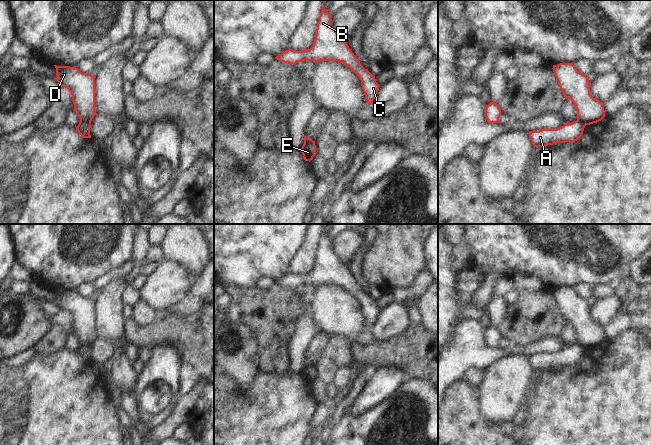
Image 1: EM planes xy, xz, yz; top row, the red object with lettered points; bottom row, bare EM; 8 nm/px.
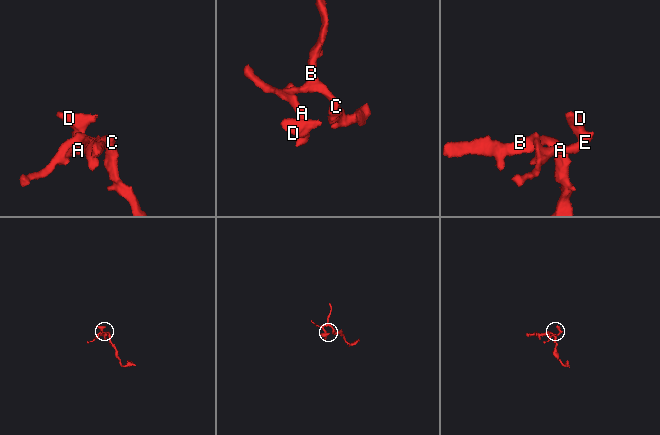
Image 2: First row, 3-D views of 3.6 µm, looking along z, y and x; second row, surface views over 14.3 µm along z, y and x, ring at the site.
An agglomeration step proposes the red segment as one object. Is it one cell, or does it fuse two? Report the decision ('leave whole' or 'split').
split

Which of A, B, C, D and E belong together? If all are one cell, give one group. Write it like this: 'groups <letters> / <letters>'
groups A B C / D E

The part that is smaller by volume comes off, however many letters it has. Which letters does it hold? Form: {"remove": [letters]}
{"remove": ["D", "E"]}

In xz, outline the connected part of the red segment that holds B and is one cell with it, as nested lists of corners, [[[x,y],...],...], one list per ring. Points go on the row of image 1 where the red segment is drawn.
[[[322,7],[322,11],[315,31],[315,39],[310,49],[294,51],[288,49],[275,59],[295,65],[297,62],[338,61],[351,69],[361,80],[361,86],[368,105],[370,105],[379,91],[379,85],[368,69],[365,69],[357,57],[331,25],[331,17],[328,9]]]

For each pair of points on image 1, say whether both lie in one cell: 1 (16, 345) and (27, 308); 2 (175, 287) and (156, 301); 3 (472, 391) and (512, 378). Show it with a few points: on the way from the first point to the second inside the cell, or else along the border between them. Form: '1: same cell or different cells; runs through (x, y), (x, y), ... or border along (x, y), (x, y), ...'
1: same cell; runs through (16, 336), (24, 317)
2: same cell; runs through (170, 287), (161, 296)
3: different cells; border along (479, 385), (479, 410), (481, 412)

